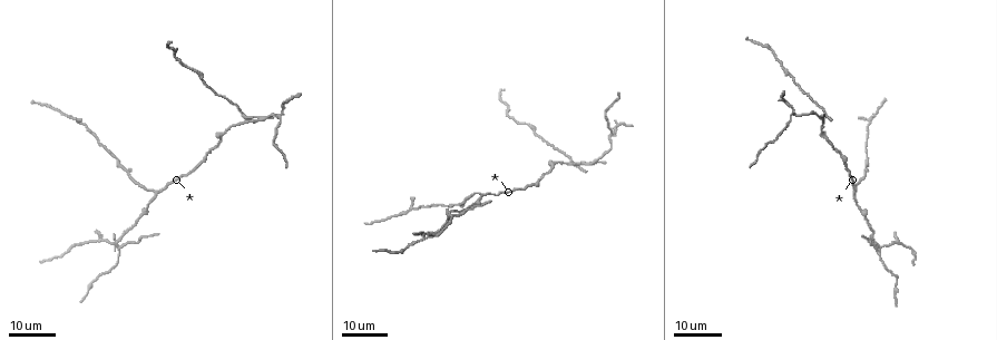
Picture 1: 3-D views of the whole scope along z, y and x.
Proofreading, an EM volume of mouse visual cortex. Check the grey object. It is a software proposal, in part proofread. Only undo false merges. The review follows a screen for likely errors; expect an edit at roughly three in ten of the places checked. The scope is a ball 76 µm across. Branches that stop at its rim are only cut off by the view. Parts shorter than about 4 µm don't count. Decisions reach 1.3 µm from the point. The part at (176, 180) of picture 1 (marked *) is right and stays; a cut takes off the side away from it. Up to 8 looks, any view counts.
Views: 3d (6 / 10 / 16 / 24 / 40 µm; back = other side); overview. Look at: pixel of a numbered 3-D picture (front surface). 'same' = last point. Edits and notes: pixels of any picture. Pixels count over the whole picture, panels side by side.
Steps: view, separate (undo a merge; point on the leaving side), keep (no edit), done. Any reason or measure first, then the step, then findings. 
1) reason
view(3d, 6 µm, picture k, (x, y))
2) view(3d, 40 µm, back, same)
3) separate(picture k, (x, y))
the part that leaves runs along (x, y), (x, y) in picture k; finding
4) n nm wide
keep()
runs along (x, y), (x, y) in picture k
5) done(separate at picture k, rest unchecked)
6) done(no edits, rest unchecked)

a fork
view(3d, 16 µm, picture 1, (156, 193))

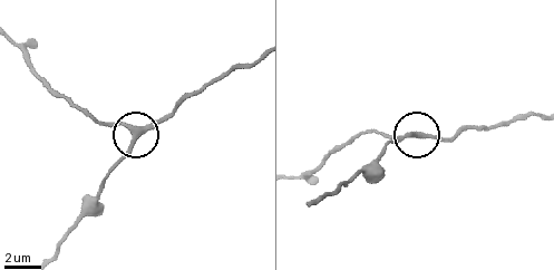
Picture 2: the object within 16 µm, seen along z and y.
view(3d, 6 µm, picture 2, (135, 133))

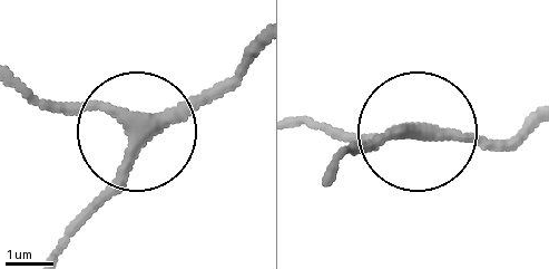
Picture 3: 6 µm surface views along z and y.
side arm 39 µm
keep()
runs along (529, 122), (492, 146), (301, 122) in picture 3; continuous, no second neuron

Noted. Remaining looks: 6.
small branch off a trunk
view(3d, 16 µm, picture 1, (116, 246))

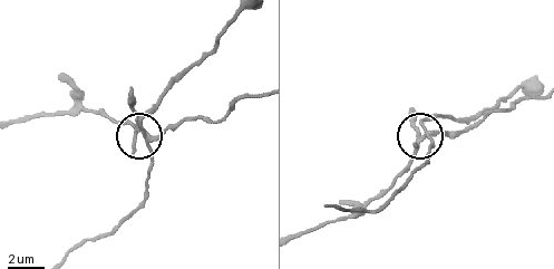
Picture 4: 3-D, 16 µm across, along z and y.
view(3d, 10 µm, picture 4, (146, 135))

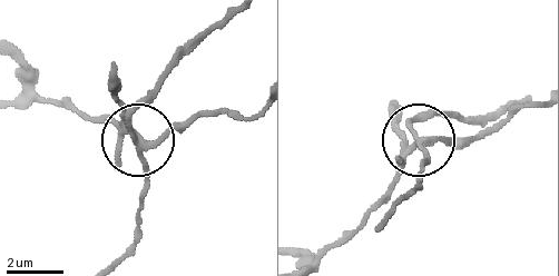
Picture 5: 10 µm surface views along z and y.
side arm 18 µm
separate(picture 5, (180, 126))
the part that leaves runs along (420, 143), (391, 190), (312, 262) in picture 5; a second neuron is stuck on

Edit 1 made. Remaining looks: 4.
side arm on a straight run
view(3d, 24 µm, picture 1, (260, 115))

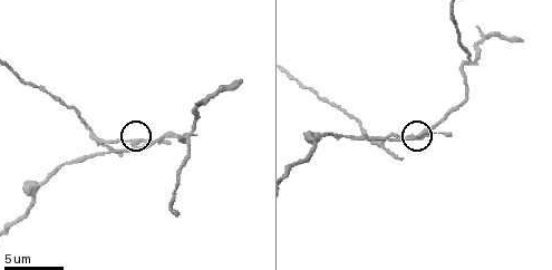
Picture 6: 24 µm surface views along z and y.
view(3d, 10 µm, picture 6, (134, 140))

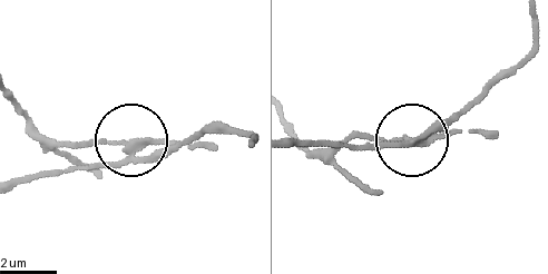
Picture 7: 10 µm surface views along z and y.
side arm 27 µm
separate(picture 7, (87, 143))
the part that leaves runs along (129, 153), (110, 140), (60, 146), (10, 90) in picture 7; two neurons meet here

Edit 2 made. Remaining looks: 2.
three arms meet
view(3d, 6 µm, picture 6, (188, 136))

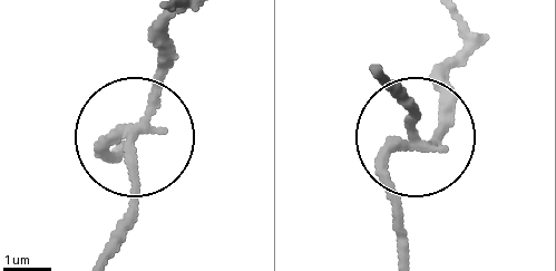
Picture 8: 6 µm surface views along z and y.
side arm 8 µm
separate(picture 8, (130, 196))
the part that leaves runs along (140, 132), (133, 200), (105, 259) in picture 8; two neurons meet here

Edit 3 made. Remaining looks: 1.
done(separate at picture 5, separate at picture 7, separate at picture 8, rest unchecked)

